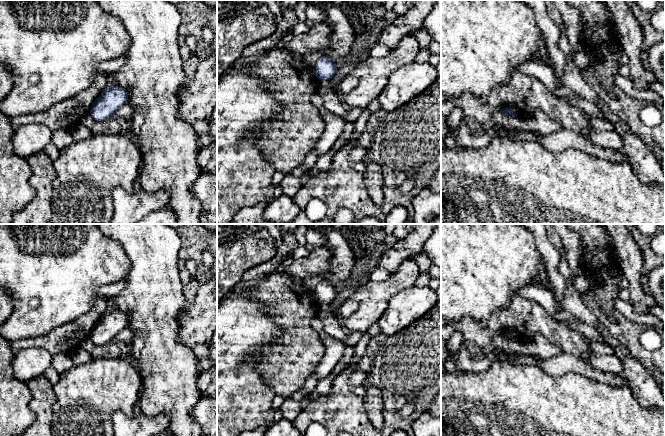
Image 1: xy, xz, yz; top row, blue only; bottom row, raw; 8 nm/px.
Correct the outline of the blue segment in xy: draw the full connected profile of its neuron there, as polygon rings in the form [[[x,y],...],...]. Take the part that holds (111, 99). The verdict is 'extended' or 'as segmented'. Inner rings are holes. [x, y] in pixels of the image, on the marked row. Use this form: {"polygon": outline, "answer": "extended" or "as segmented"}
{"polygon": [[[118,86],[106,88],[92,105],[90,114],[96,121],[107,120],[114,116],[127,100],[128,94],[124,89]]], "answer": "as segmented"}

